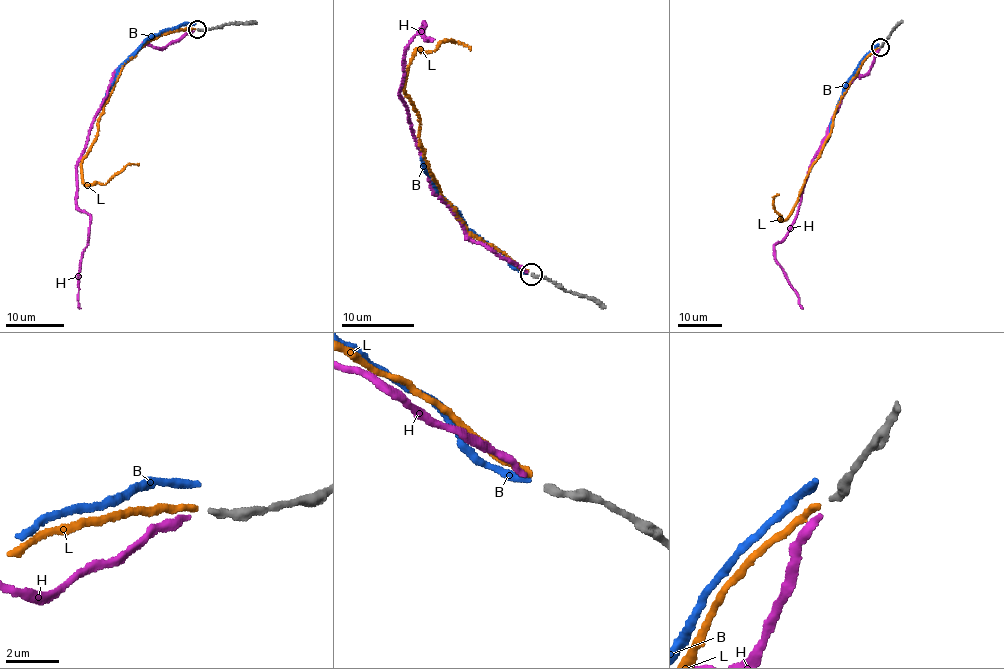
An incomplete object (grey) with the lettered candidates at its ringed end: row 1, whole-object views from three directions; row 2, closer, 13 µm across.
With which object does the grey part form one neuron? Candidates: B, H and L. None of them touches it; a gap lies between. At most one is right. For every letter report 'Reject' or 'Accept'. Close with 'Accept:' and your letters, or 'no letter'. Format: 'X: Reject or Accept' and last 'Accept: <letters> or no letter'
B: Reject
H: Reject
L: Accept
Accept: L

